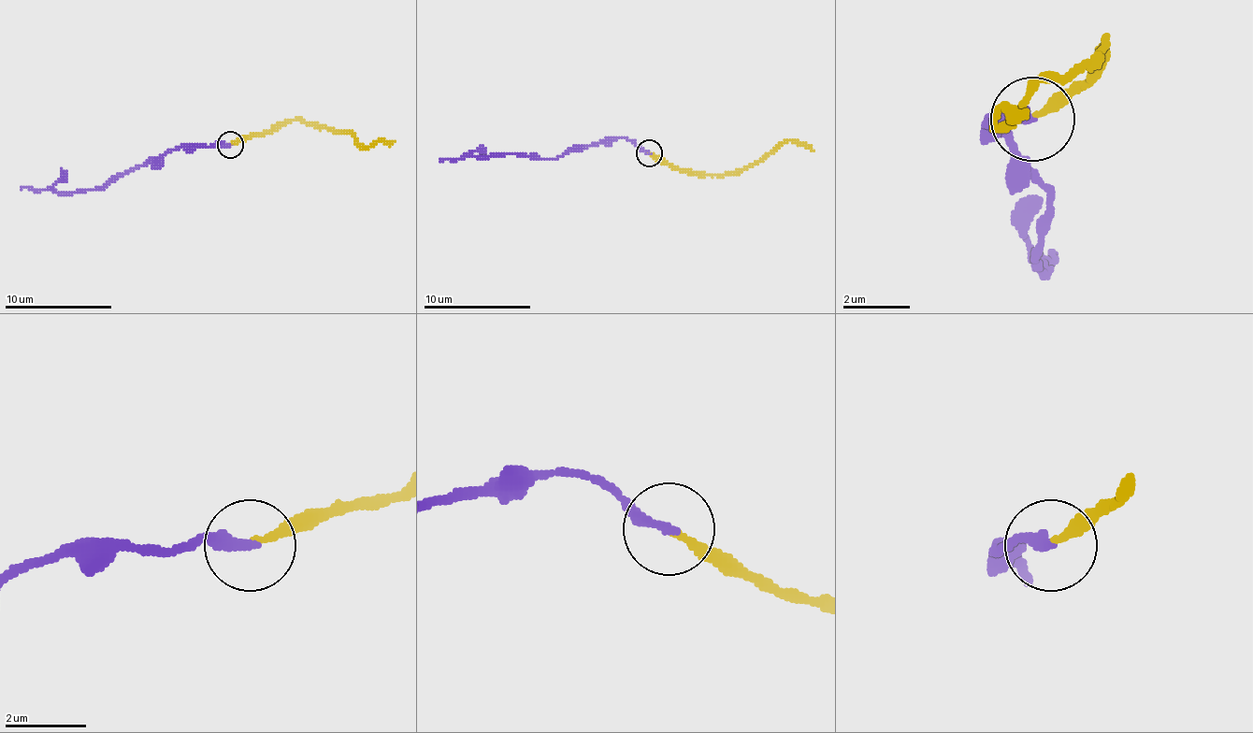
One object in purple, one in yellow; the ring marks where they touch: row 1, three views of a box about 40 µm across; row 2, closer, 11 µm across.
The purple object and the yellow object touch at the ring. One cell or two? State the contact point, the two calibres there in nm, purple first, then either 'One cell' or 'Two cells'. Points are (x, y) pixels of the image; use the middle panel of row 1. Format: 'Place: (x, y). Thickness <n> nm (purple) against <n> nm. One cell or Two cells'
Place: (649, 152). Thickness 280 nm (purple) against 180 nm. One cell

